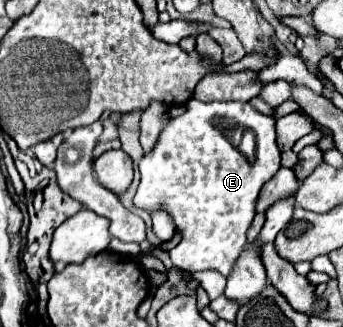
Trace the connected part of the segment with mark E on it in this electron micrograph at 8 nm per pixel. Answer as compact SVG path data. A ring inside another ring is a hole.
M191 99L187 103L187 111L175 119L169 121L169 125L163 127L161 137L151 153L145 153L145 157L139 161L141 171L141 183L137 189L137 195L133 197L133 203L141 209L153 211L153 209L167 209L177 231L183 235L181 243L171 249L171 261L177 269L195 273L205 269L217 269L225 277L229 275L233 261L239 257L247 243L247 229L255 217L255 201L261 191L261 187L277 173L281 167L281 151L275 143L275 119L267 117L259 111L255 111L249 103L241 101L213 101L203 103L197 99ZM241 131L253 131L257 139L257 151L255 157L245 157L239 147L233 141L233 133Z

